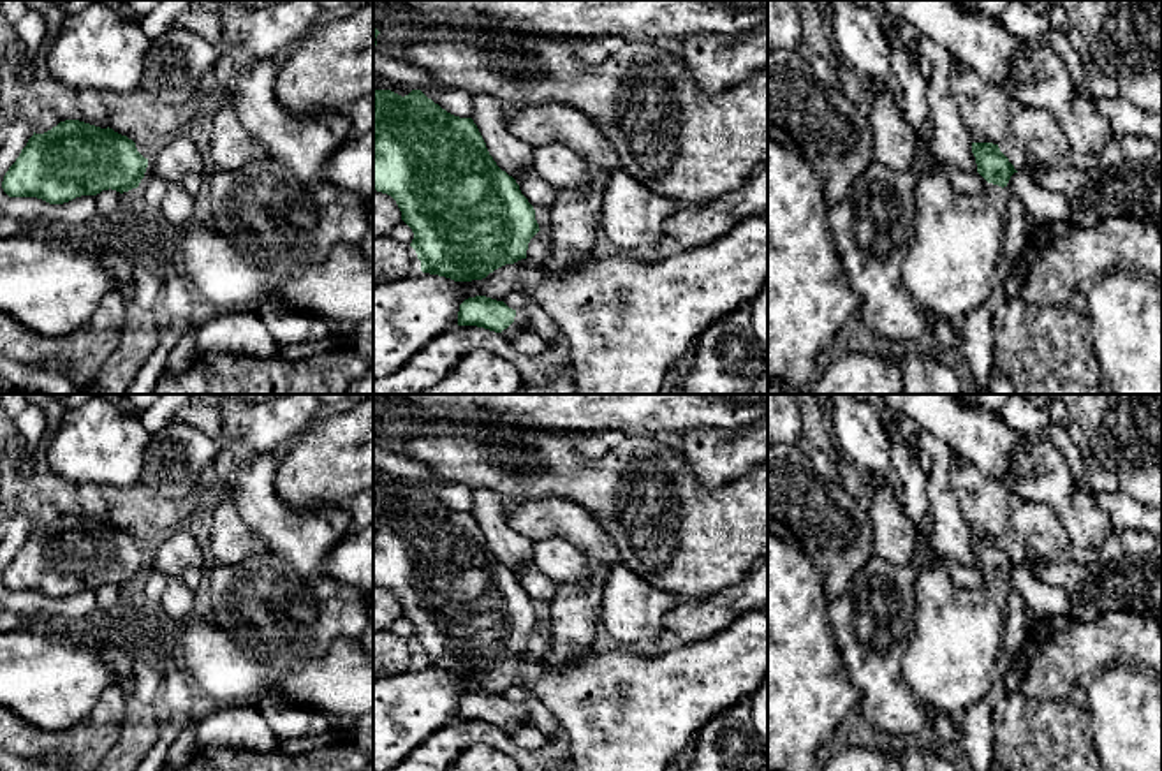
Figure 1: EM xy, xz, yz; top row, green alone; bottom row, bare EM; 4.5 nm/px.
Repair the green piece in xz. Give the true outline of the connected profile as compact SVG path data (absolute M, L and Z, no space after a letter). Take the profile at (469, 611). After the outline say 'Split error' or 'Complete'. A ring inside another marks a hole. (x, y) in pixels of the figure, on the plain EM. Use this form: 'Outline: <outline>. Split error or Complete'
Outline: M373 484L373 584L396 595L401 614L414 627L410 641L421 665L454 676L482 674L505 658L526 653L528 637L541 625L533 600L516 574L496 560L474 514L447 507L421 484L405 491Z. Complete

